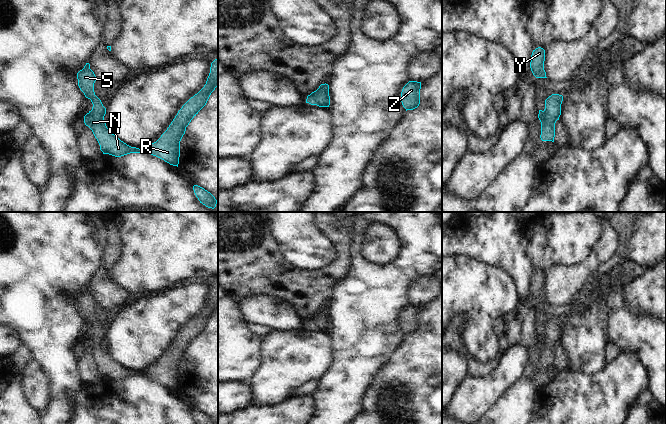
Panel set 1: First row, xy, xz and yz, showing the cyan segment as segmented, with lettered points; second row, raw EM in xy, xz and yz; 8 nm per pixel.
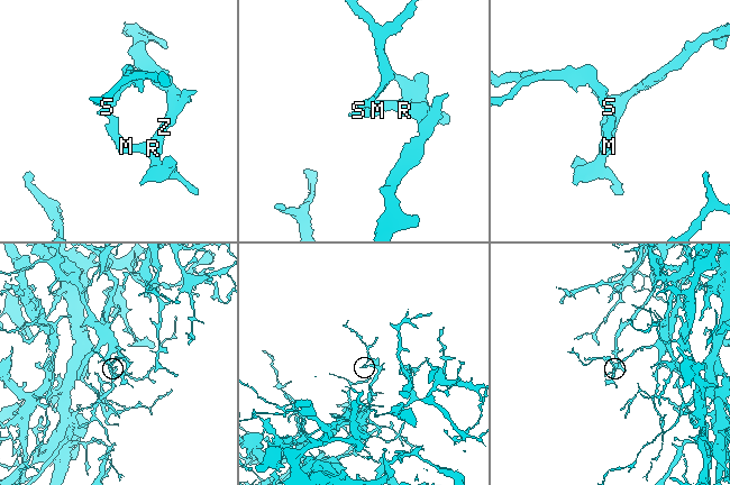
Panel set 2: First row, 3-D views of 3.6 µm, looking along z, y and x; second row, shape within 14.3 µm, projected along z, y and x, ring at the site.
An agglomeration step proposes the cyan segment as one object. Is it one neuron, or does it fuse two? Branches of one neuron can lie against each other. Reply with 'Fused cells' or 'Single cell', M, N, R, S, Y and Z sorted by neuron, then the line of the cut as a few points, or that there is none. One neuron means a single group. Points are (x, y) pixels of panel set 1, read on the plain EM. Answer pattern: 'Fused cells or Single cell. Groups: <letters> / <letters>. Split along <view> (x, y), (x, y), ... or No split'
Single cell. Groups: M N R S Y Z. No split.

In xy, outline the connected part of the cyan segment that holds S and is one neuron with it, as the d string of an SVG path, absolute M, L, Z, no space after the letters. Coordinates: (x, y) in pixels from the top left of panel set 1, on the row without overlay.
M218 282L211 287L210 297L204 311L182 330L161 361L145 373L127 369L107 352L104 345L106 332L95 319L96 300L90 293L89 287L86 287L84 292L77 297L77 303L80 314L93 328L92 334L84 340L84 347L92 354L103 378L121 381L130 377L148 377L178 391L180 365L185 358L186 351L206 329L211 317L218 310Z

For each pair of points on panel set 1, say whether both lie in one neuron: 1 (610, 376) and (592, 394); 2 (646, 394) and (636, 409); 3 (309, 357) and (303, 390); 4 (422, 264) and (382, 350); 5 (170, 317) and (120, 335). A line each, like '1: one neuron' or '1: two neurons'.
1: one neuron
2: one neuron
3: two neurons
4: one neuron
5: one neuron

